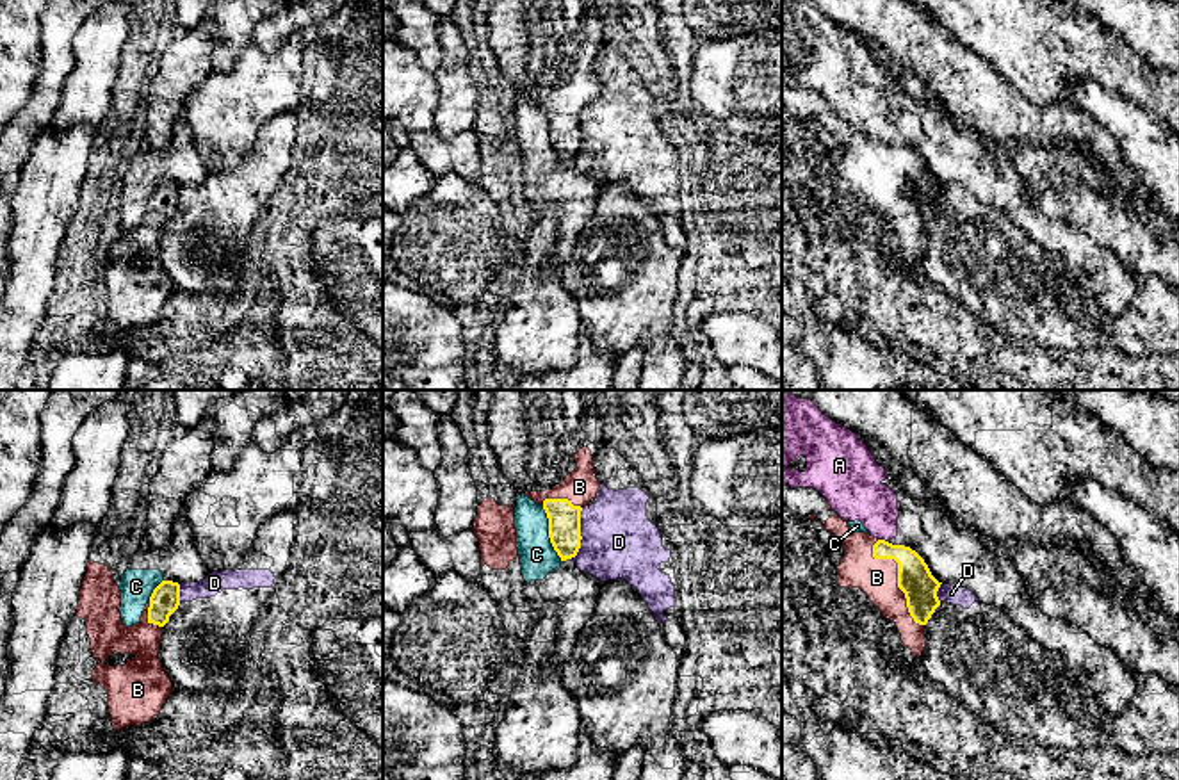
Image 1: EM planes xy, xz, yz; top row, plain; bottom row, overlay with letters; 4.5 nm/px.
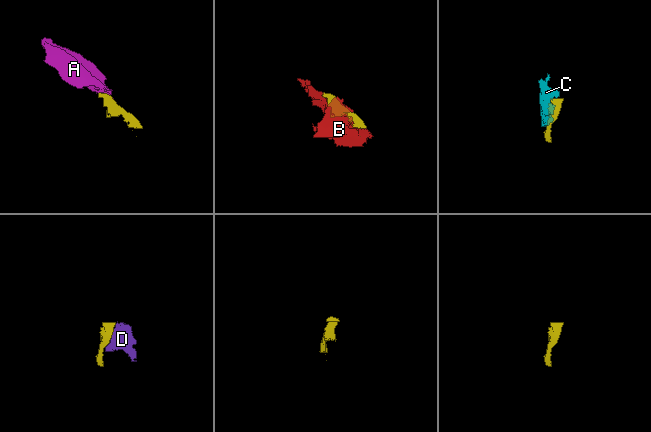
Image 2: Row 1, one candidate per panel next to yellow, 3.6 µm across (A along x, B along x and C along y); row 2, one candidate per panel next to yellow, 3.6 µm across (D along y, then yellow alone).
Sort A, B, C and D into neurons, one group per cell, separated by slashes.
A C / B / D

